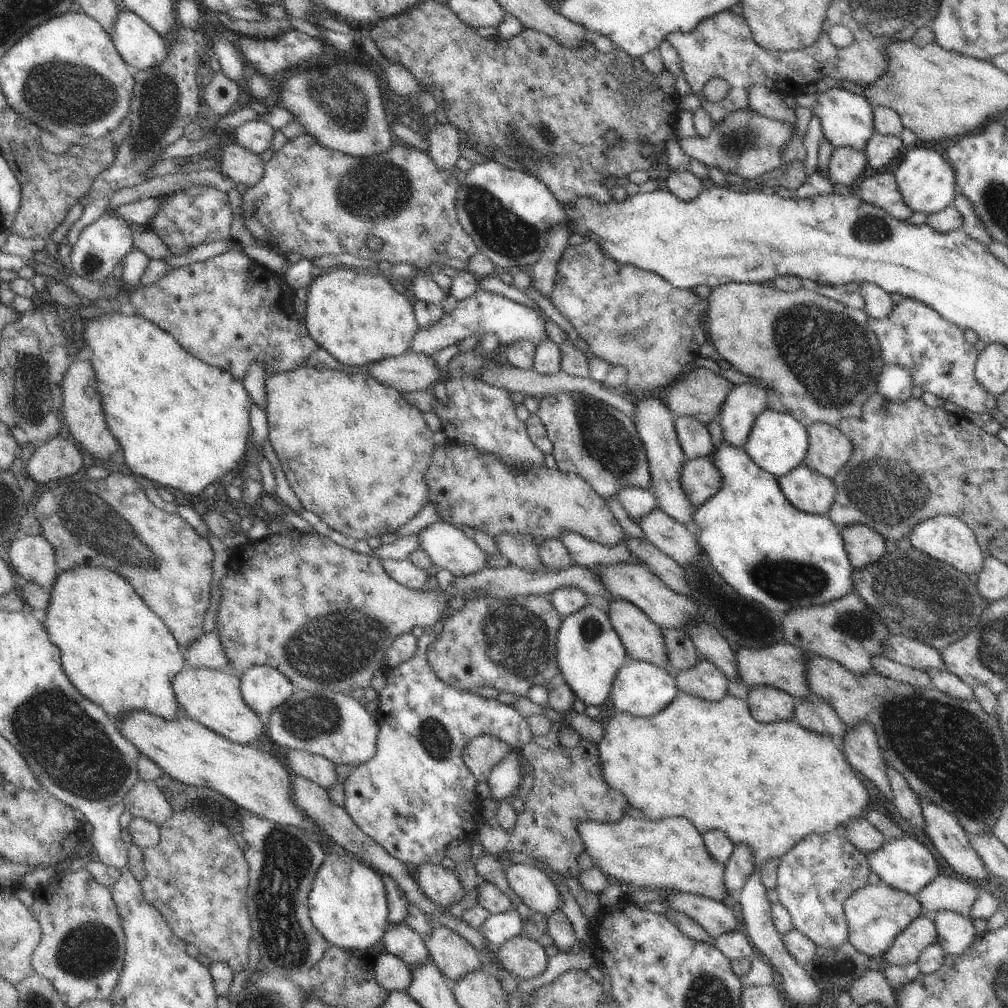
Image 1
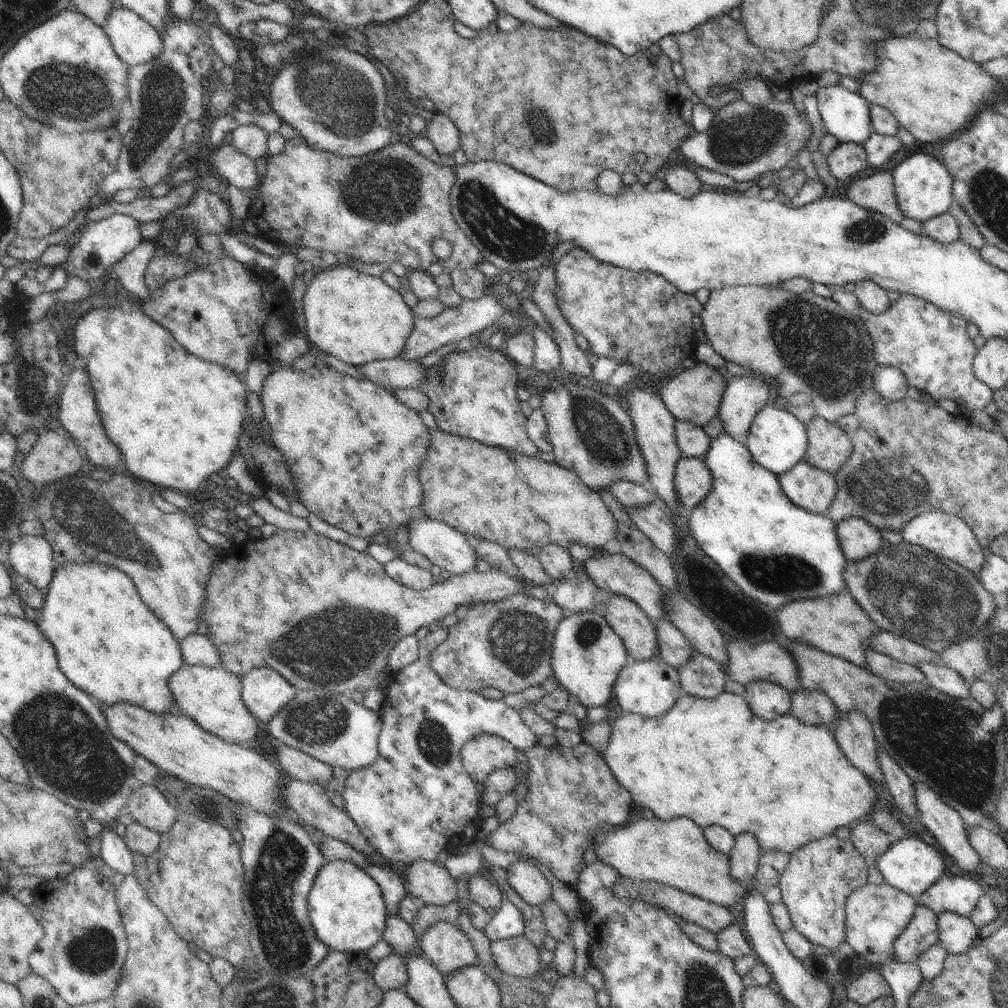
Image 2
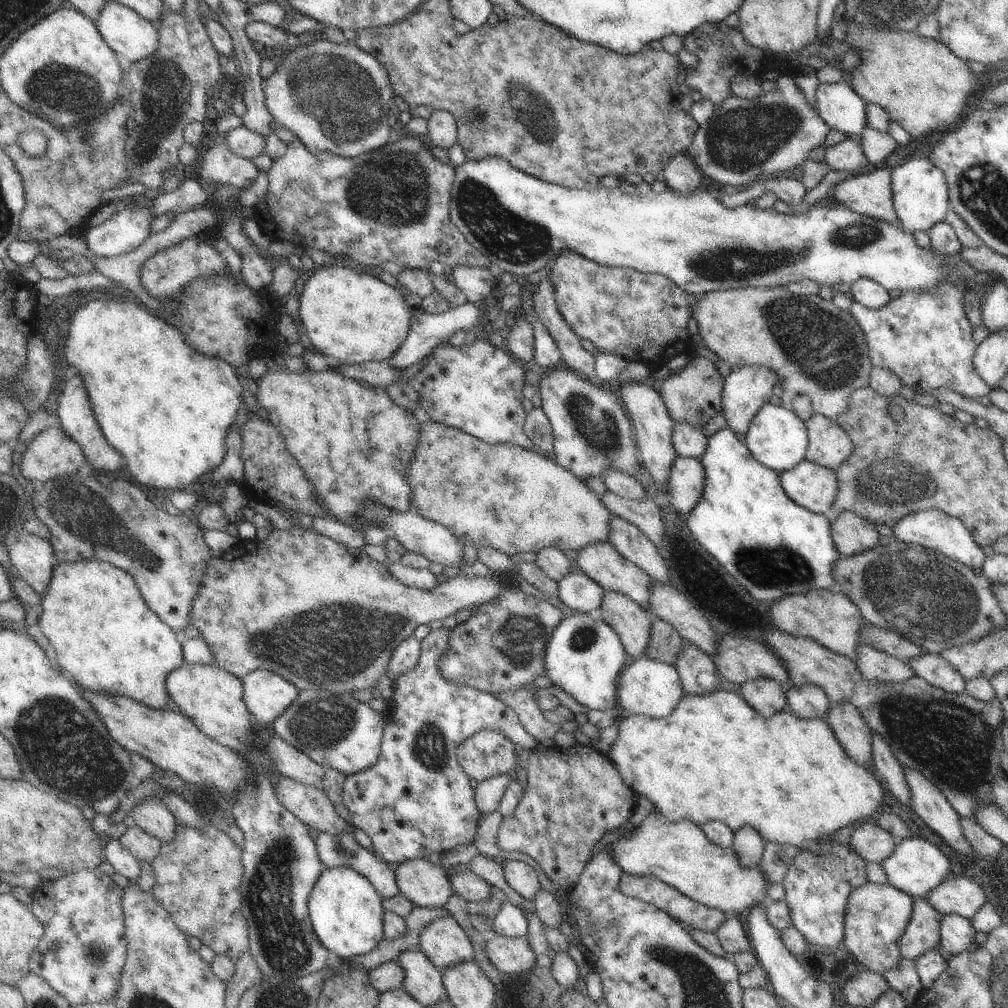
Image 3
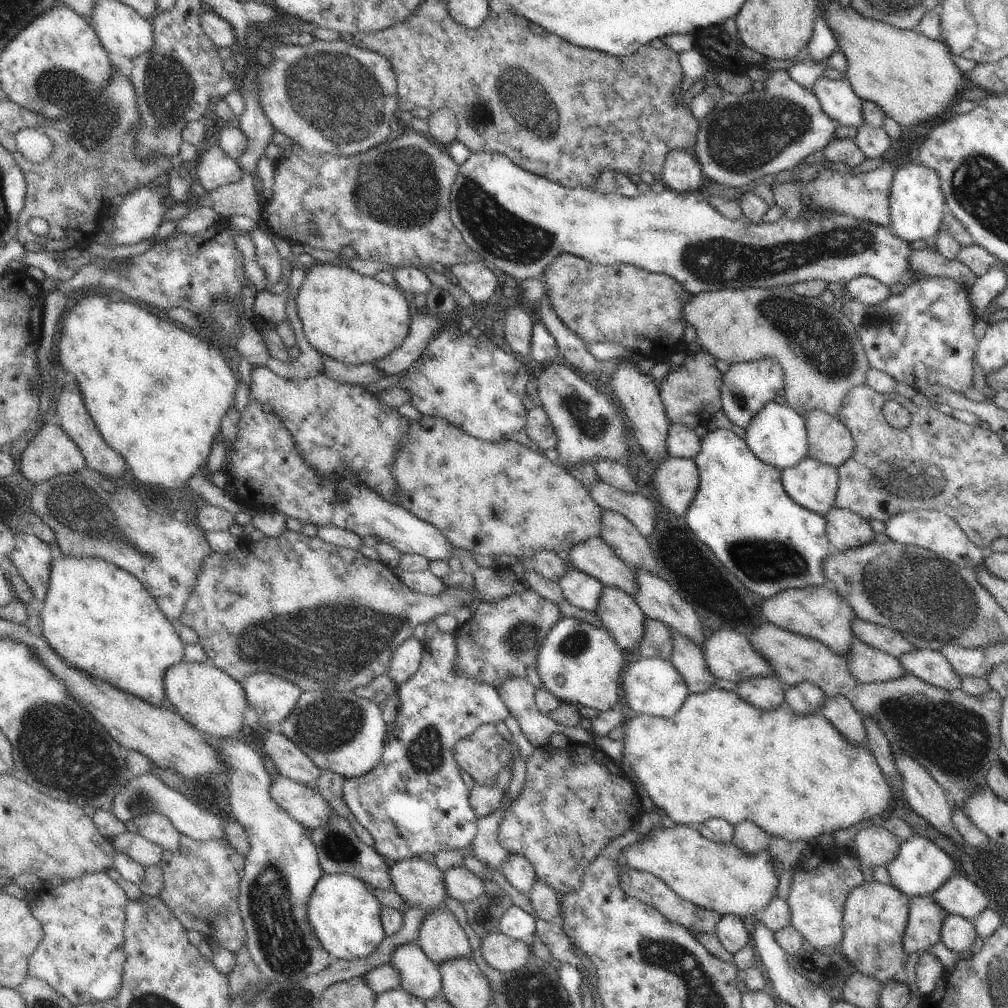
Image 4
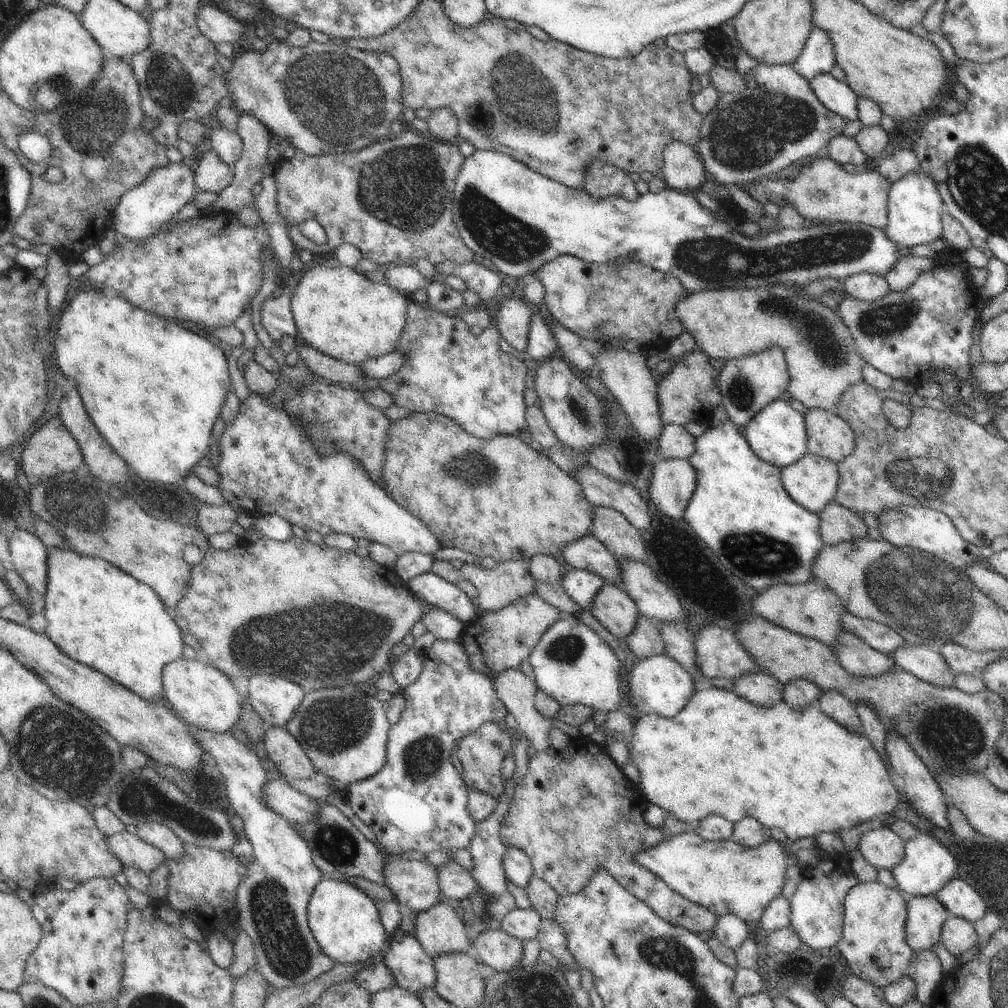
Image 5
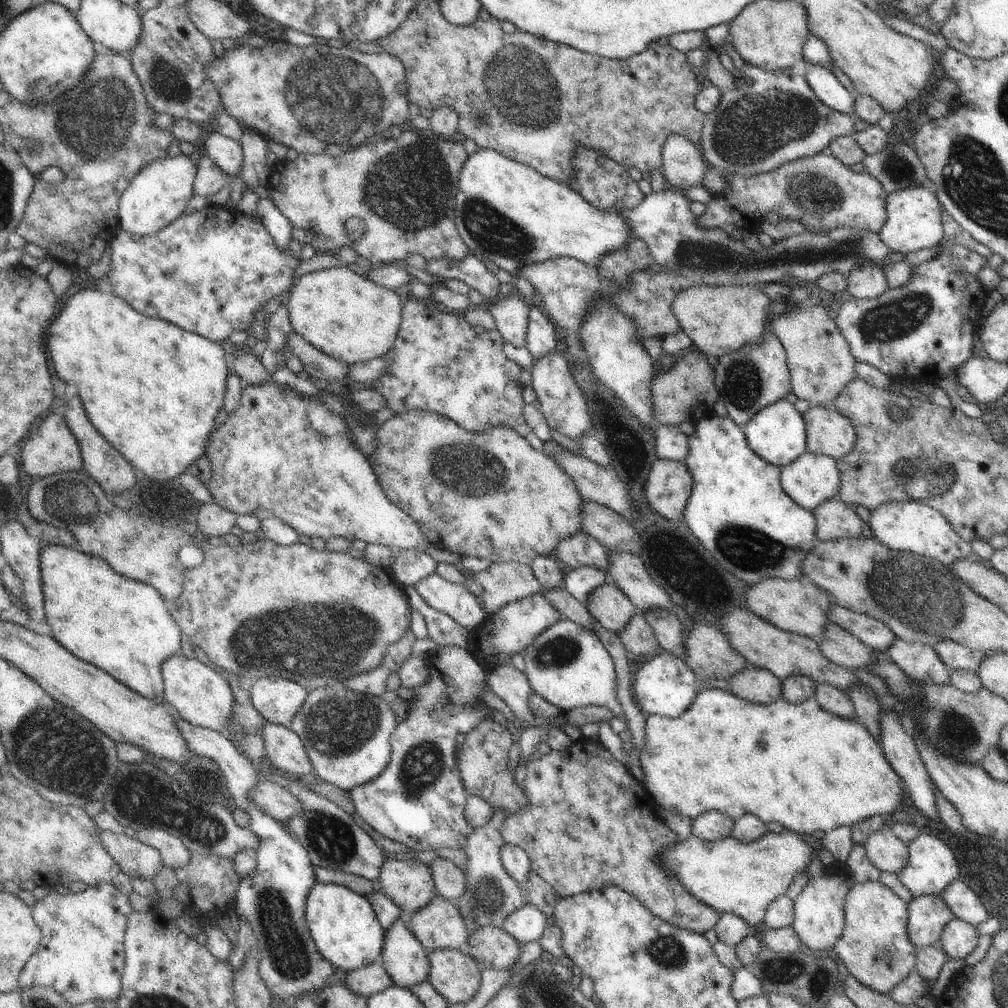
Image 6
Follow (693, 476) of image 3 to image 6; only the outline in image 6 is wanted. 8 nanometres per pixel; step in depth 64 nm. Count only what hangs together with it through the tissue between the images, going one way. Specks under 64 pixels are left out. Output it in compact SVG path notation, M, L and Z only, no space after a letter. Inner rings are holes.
M656 459L651 465L648 480L644 486L644 494L654 511L668 520L684 520L683 512L692 494L693 480L684 461L674 459Z

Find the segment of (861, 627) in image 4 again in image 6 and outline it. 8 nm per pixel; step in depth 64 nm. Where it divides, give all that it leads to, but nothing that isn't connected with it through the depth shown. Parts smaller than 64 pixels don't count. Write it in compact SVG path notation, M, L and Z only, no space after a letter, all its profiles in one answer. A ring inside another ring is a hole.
M831 603L828 608L828 620L850 634L854 634L862 644L878 652L886 651L886 648L892 646L894 638L897 638L888 626L884 626L878 620L866 614L858 614L858 612L842 608L836 603Z

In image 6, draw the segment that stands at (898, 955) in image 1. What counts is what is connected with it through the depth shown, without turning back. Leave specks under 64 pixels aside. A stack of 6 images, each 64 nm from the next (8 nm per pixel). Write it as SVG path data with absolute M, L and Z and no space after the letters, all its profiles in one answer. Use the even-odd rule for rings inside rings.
M941 896L914 897L908 908L908 938L917 950L939 943L946 924L954 920L952 910Z

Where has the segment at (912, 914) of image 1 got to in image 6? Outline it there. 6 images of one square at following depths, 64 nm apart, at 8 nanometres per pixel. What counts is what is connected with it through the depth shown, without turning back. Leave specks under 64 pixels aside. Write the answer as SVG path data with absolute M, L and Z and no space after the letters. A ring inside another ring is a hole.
M880 881L855 882L845 898L842 936L832 948L850 975L884 996L915 972L918 950L908 938L907 905Z

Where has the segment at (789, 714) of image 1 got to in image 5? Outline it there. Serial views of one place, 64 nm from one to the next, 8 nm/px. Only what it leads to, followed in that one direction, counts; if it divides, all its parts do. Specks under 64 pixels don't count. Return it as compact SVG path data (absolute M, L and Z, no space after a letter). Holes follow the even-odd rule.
M768 671L748 672L733 682L733 691L752 704L772 708L783 700L784 685Z

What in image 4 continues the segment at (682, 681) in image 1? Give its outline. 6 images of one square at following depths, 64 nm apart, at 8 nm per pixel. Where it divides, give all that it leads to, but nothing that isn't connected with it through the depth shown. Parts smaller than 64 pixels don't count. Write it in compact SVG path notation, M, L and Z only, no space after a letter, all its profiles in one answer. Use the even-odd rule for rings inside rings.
M673 631L670 656L672 664L682 674L690 695L706 692L715 686L716 677L710 674L702 649L690 636Z

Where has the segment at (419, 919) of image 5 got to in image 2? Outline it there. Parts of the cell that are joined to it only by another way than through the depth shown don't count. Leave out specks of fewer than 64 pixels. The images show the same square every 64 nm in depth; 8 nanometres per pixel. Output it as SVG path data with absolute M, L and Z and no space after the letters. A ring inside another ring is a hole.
M447 921L434 924L419 946L425 958L445 978L479 962L469 937L458 925Z

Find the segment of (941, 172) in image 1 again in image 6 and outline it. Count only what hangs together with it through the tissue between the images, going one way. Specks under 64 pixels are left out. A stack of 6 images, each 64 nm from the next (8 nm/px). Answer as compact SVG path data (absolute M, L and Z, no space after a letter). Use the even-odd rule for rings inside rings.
M931 185L896 190L887 196L887 219L882 230L878 232L878 238L892 252L900 252L903 256L938 246L944 240L940 206L940 201Z

